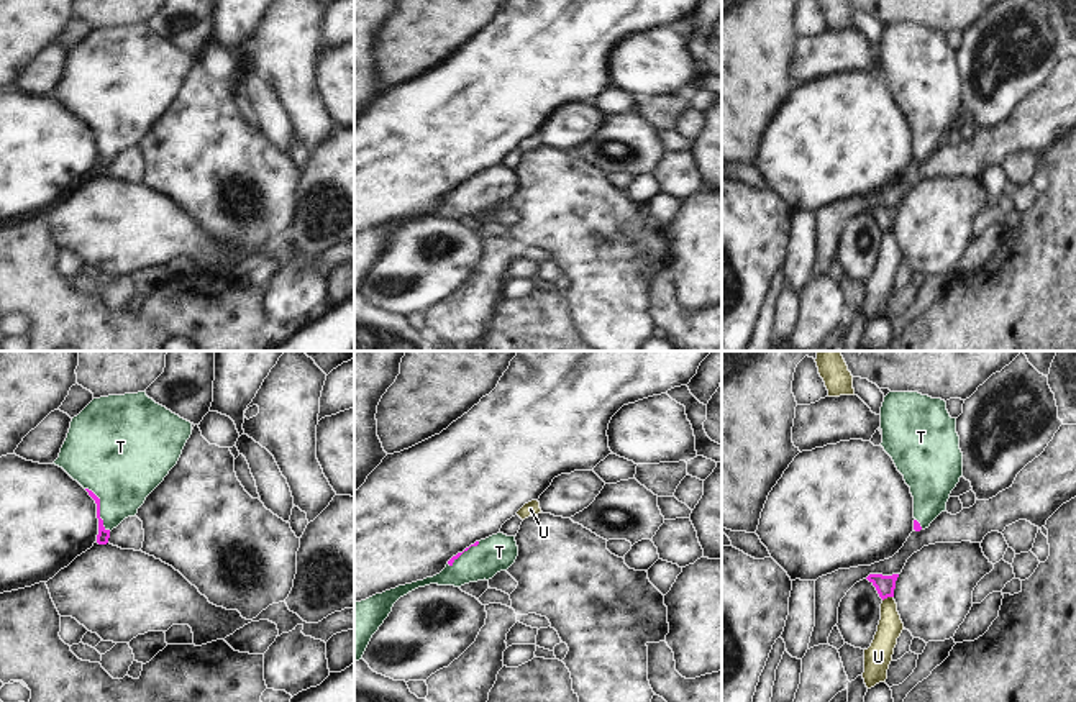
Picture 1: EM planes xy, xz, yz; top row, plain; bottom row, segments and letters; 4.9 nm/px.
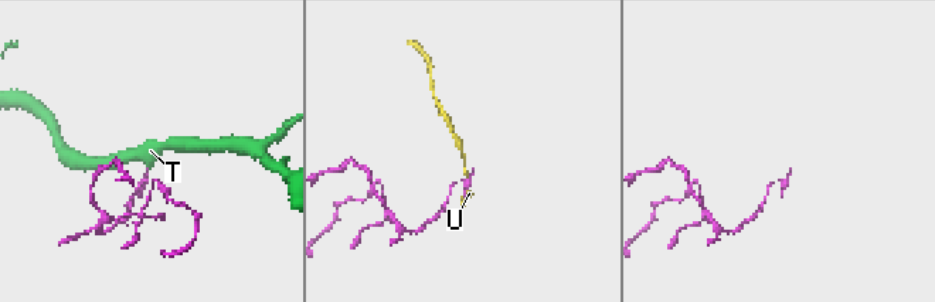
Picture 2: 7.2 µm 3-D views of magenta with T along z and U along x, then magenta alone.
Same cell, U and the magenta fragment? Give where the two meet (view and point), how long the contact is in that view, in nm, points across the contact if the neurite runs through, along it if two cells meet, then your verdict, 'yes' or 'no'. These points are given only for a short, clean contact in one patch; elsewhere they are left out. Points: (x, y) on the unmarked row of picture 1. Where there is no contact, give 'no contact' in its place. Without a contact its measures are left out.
meets magenta in yz at (888, 228); contact 60 nm long; border along yz (893, 228), (883, 233); no

